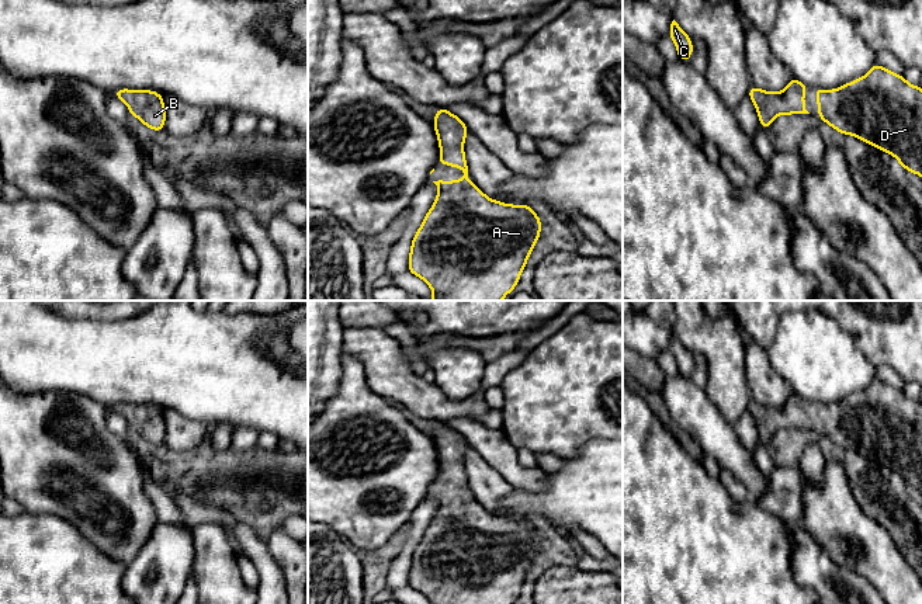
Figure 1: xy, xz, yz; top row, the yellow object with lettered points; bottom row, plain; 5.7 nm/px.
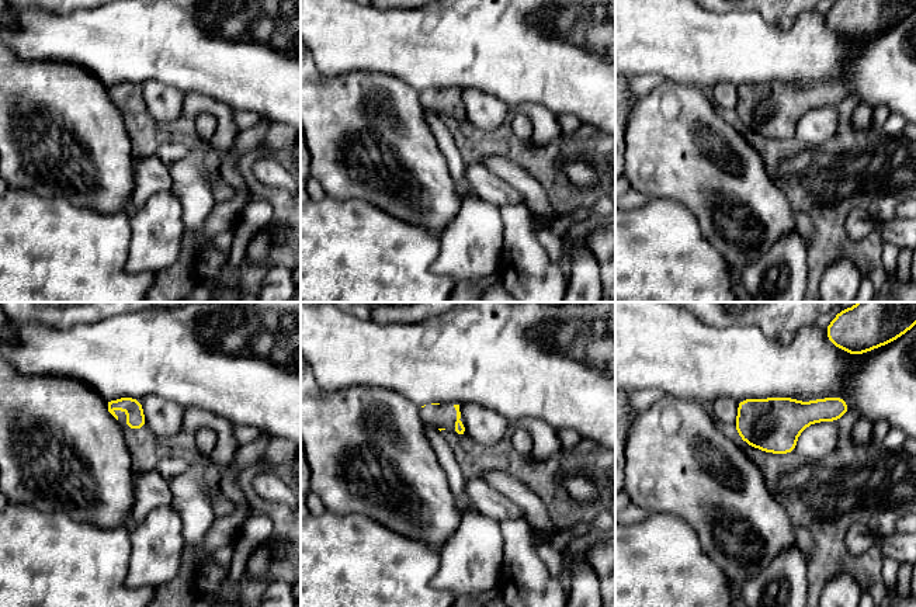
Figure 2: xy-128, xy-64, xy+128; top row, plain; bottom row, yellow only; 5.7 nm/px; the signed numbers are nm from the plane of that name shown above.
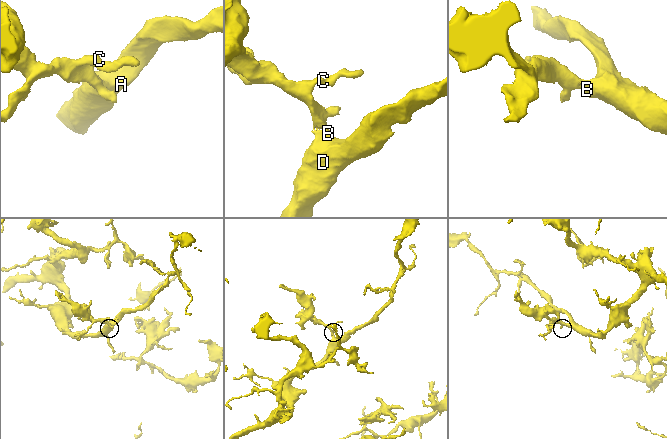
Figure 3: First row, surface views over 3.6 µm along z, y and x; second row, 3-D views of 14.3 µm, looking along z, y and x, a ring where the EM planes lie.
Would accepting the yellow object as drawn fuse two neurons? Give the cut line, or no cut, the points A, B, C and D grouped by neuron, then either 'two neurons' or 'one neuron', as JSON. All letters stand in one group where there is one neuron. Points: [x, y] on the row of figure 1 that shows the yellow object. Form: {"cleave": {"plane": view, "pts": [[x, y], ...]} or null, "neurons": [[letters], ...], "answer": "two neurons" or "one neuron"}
{"cleave": null, "neurons": [["A", "B", "C", "D"]], "answer": "one neuron"}

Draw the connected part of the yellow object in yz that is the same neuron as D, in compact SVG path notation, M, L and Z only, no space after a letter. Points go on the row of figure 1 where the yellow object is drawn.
M878 63L860 79L835 90L815 87L817 115L836 132L853 135L860 140L892 155L911 173L922 177L922 87L909 84Z

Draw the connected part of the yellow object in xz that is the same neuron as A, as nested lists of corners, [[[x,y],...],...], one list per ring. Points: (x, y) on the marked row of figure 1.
[[[439,107],[433,126],[440,146],[437,166],[461,167],[464,177],[458,181],[433,181],[439,192],[412,239],[408,271],[431,288],[434,298],[429,301],[502,301],[514,291],[526,268],[540,239],[541,219],[526,202],[512,205],[495,201],[471,183],[464,153],[469,131],[461,118]]]

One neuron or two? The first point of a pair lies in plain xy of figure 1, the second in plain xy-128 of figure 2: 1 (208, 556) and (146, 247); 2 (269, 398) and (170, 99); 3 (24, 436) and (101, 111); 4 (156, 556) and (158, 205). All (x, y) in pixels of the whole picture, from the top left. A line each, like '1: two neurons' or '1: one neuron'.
1: two neurons
2: two neurons
3: one neuron
4: one neuron

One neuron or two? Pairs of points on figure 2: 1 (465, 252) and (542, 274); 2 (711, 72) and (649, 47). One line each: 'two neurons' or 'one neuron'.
1: two neurons
2: one neuron

